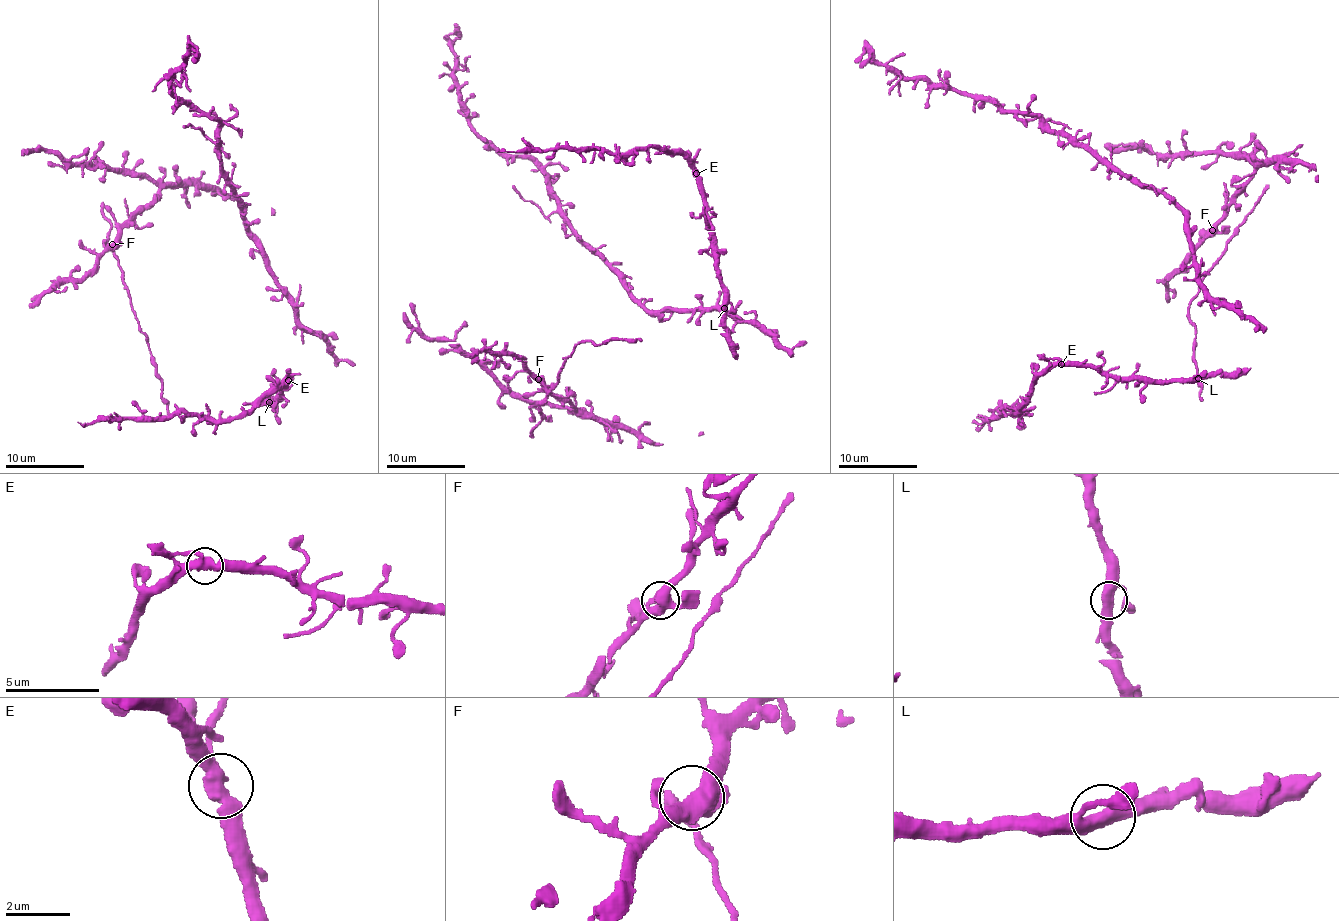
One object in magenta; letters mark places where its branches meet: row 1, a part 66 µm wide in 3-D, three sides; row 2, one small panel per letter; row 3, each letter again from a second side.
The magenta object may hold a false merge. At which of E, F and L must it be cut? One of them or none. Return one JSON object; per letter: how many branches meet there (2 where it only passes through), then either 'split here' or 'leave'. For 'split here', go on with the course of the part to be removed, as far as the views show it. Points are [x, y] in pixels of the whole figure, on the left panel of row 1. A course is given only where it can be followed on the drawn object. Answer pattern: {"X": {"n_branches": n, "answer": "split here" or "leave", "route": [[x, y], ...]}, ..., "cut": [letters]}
{"E": {"n_branches": 3, "answer": "leave"}, "F": {"n_branches": 3, "answer": "leave"}, "L": {"n_branches": 3, "answer": "leave"}, "cut": []}

